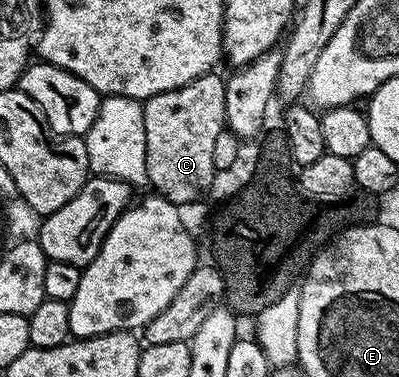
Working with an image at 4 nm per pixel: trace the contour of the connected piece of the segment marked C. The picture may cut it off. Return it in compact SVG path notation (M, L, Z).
M213 71L202 75L198 79L194 79L190 83L186 83L186 87L178 87L174 91L166 91L162 95L154 95L143 102L144 118L146 119L146 175L148 176L148 185L151 186L159 196L166 198L171 205L177 207L185 207L191 201L196 201L208 188L212 185L212 180L218 177L218 171L214 167L214 143L218 140L218 135L226 127L226 81L222 76L219 77L219 72Z

